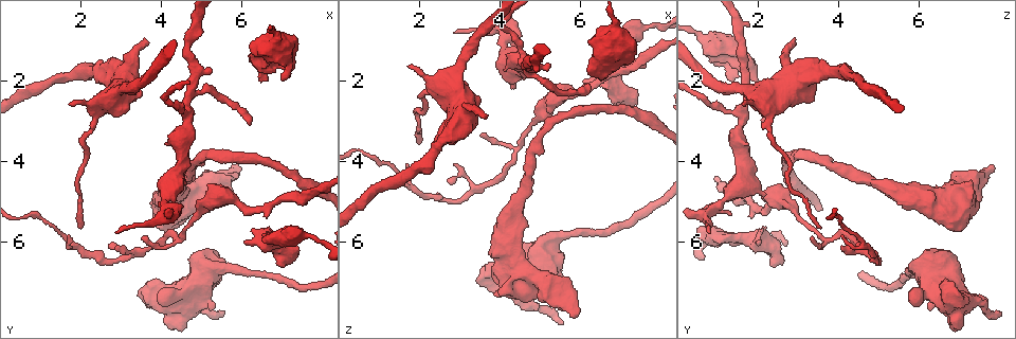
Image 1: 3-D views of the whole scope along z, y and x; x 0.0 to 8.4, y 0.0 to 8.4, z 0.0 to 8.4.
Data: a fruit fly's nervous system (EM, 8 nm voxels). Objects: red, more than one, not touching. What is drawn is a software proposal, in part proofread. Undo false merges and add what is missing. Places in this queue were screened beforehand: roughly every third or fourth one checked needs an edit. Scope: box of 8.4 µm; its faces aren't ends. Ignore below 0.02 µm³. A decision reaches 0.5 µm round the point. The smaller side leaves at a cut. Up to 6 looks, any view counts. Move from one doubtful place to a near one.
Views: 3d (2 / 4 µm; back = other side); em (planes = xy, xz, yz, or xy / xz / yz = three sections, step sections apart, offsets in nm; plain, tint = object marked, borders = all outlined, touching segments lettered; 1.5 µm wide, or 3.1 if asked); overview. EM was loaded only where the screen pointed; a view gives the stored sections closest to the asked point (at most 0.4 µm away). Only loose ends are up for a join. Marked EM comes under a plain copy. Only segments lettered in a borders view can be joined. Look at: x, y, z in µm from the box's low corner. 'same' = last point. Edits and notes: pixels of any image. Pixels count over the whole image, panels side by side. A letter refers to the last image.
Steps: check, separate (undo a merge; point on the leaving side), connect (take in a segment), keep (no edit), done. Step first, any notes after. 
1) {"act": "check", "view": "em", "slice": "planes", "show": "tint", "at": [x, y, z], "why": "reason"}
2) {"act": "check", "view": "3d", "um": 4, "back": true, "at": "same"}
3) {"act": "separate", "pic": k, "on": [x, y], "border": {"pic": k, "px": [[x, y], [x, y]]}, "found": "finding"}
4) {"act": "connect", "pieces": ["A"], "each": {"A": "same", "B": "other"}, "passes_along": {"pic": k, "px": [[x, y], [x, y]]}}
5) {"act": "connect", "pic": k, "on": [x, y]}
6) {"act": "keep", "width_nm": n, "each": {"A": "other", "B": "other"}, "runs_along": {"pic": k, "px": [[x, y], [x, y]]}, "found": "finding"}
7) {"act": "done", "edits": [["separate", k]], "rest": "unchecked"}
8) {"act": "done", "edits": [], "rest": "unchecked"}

{"act": "check", "view": "3d", "um": 4, "at": [1.65, 2.60, 1.65]}

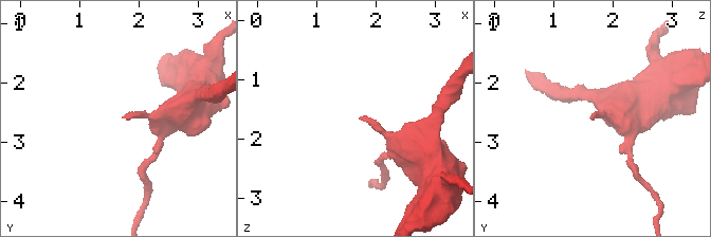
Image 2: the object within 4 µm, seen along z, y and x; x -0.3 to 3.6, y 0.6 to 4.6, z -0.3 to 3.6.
{"act": "check", "view": "em", "slice": "planes", "show": "borders", "at": [1.70, 2.60, 1.65]}

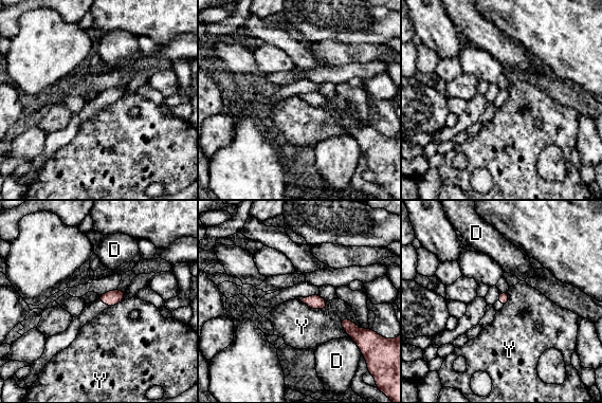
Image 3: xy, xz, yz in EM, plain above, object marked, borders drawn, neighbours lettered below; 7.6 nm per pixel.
{"act": "keep", "each": {"D": "other", "Y": "other"}, "border": {"pic": 3, "px": [[339, 321], [348, 318], [363, 329]]}, "found": "no lettered segment goes on from it"}

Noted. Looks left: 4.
{"act": "check", "view": "em", "slice": "xz", "step": 4, "show": "borders", "at": [3.55, 5.90, 3.40], "why": "an open end"}

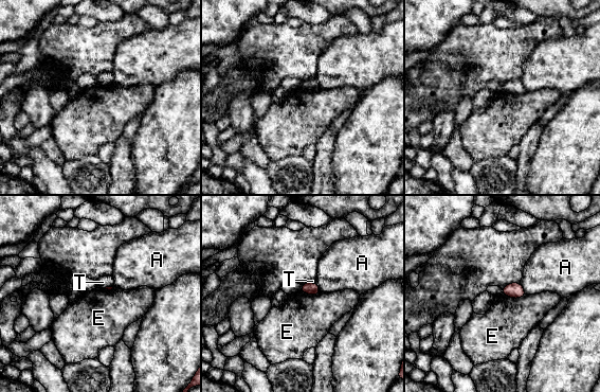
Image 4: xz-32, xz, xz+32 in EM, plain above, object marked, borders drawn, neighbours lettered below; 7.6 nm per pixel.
{"act": "check", "view": "em", "slice": "planes", "show": "borders", "at": "same"}

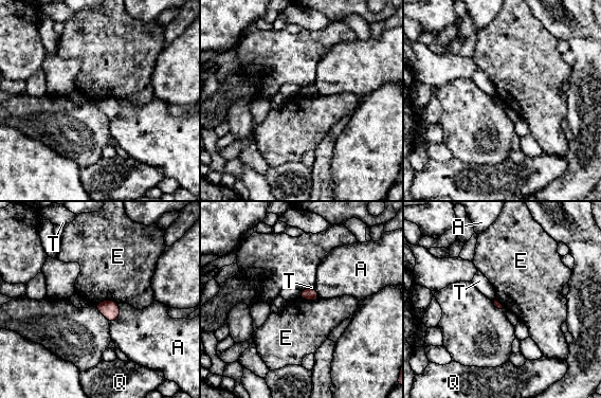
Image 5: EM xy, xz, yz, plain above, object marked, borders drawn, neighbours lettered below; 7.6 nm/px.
{"act": "keep", "longest_contact_nm": ["E", 190], "each": {"A": "other", "E": "other", "Q": "other", "T": "other"}, "found": "none of them fits"}

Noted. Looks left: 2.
{"act": "check", "view": "em", "slice": "yz", "step": 4, "show": "borders", "at": [4.30, 5.15, 6.40], "why": "three arms meet"}

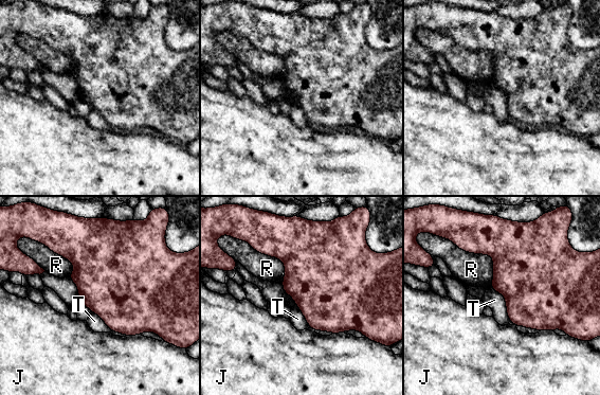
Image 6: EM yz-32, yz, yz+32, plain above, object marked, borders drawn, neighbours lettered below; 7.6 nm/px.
{"act": "keep", "width_nm": 400, "each": {"J": "other", "R": "other", "T": "other"}, "border": {"pic": 6, "px": [[490, 288], [505, 298], [510, 321]]}, "found": "one cell here"}

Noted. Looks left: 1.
{"act": "done", "edits": [], "rest": "unchecked"}

